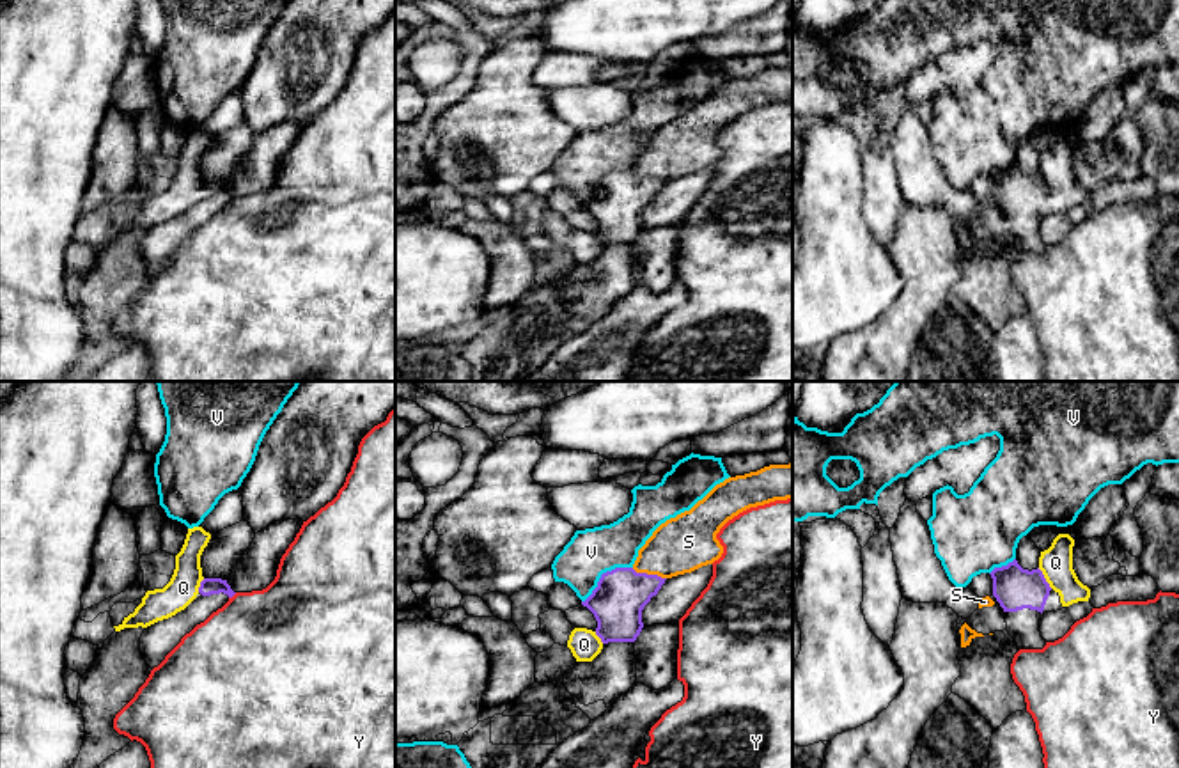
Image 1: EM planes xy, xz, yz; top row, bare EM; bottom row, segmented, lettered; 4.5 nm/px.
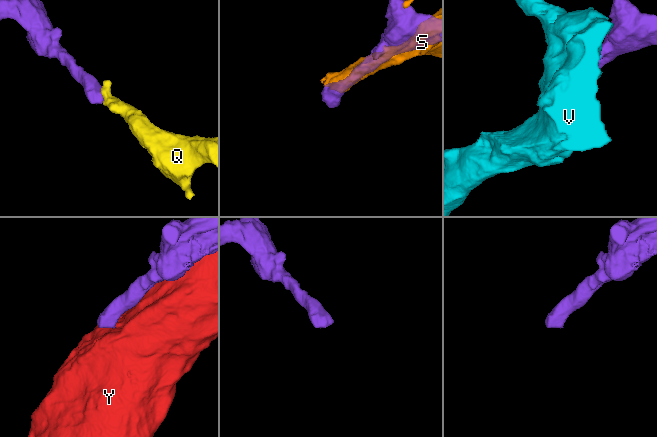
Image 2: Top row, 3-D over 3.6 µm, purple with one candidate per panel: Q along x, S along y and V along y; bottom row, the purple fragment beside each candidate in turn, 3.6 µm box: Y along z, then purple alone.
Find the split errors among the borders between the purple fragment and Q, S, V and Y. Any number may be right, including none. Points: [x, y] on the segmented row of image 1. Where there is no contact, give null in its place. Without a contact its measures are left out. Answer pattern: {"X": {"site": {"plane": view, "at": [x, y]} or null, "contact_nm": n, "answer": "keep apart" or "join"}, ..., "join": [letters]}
{"Q": {"site": {"plane": "yz", "at": [1045, 579]}, "contact_nm": 120, "answer": "join"}, "S": {"site": {"plane": "xz", "at": [649, 575]}, "contact_nm": 170, "answer": "keep apart"}, "V": {"site": {"plane": "xz", "at": [603, 573]}, "contact_nm": 280, "answer": "keep apart"}, "Y": {"site": {"plane": "xy", "at": [233, 595]}, "contact_nm": 50, "answer": "keep apart"}, "join": ["Q"]}

